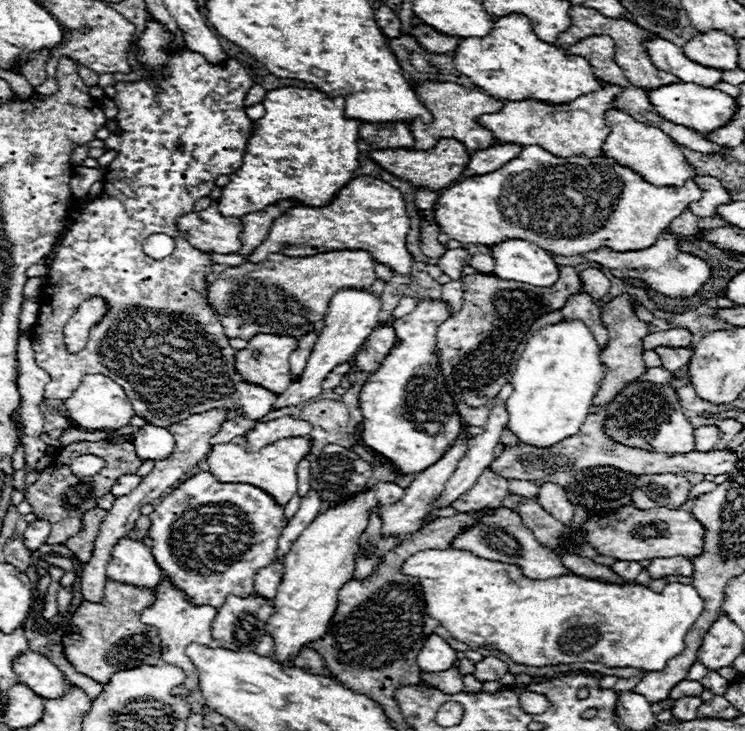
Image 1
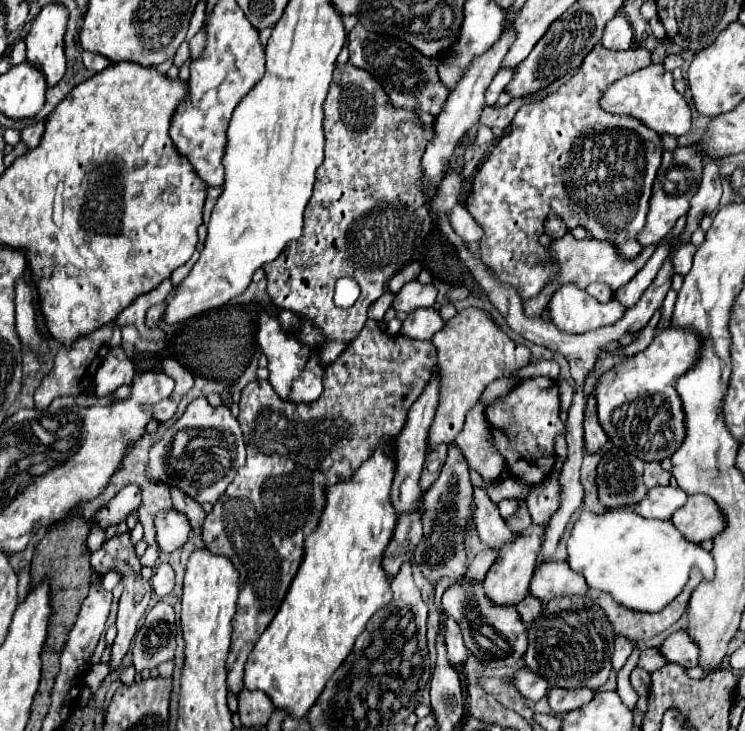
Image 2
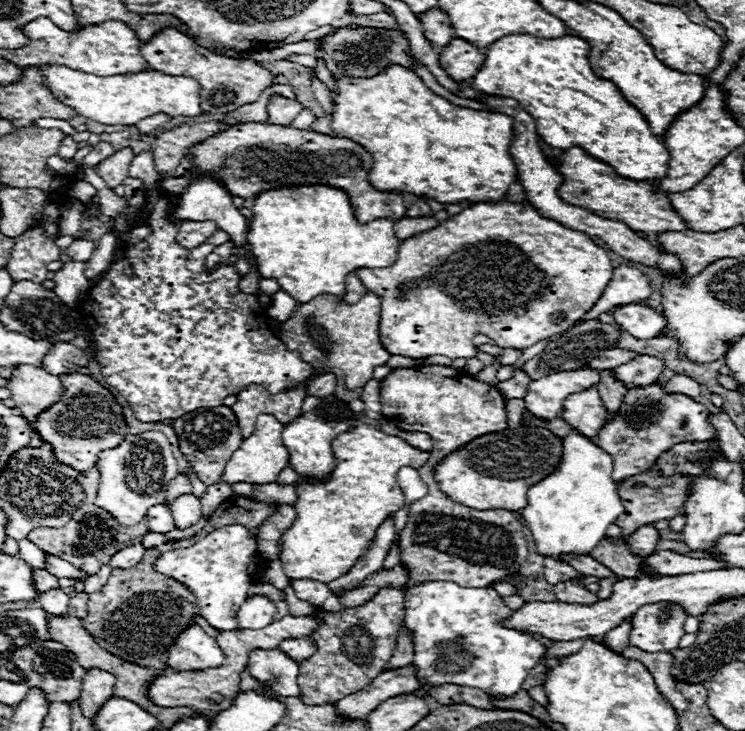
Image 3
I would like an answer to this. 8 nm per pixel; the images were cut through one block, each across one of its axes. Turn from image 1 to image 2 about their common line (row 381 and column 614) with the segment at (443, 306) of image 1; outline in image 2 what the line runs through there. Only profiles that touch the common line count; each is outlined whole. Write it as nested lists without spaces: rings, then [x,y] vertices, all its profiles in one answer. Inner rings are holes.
[[[664,328],[654,336],[652,344],[646,350],[622,360],[598,380],[594,390],[598,400],[598,418],[614,446],[626,450],[628,454],[634,454],[644,462],[662,462],[664,458],[672,458],[674,450],[678,450],[680,442],[684,442],[684,406],[680,402],[680,394],[676,394],[676,378],[680,378],[680,374],[686,374],[690,366],[698,362],[700,350],[702,338],[694,330]]]

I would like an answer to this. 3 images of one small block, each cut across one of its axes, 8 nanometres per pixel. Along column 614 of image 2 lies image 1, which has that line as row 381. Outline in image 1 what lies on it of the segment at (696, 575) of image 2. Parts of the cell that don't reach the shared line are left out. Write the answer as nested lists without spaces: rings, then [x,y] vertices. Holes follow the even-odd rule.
[[[624,294],[624,296],[612,298],[608,304],[604,304],[602,306],[602,324],[606,324],[606,328],[610,332],[608,334],[610,338],[608,338],[608,344],[602,350],[602,358],[600,358],[606,372],[604,372],[604,378],[600,382],[598,394],[594,396],[596,406],[606,406],[610,400],[614,400],[618,396],[618,392],[626,384],[640,378],[644,374],[644,370],[646,370],[646,366],[642,362],[642,354],[644,354],[642,338],[648,334],[648,324],[634,316],[634,298]]]

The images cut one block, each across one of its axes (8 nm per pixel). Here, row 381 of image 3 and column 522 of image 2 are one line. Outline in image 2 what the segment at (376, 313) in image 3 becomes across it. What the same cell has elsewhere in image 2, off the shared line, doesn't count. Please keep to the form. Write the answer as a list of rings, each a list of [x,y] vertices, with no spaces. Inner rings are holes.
[[[475,307],[457,313],[431,340],[438,350],[436,366],[442,374],[440,404],[428,436],[428,444],[434,448],[442,442],[454,442],[464,426],[466,412],[478,404],[484,388],[498,378],[512,376],[518,370],[526,368],[530,364],[530,350],[520,350],[522,346],[510,340],[486,310]]]

